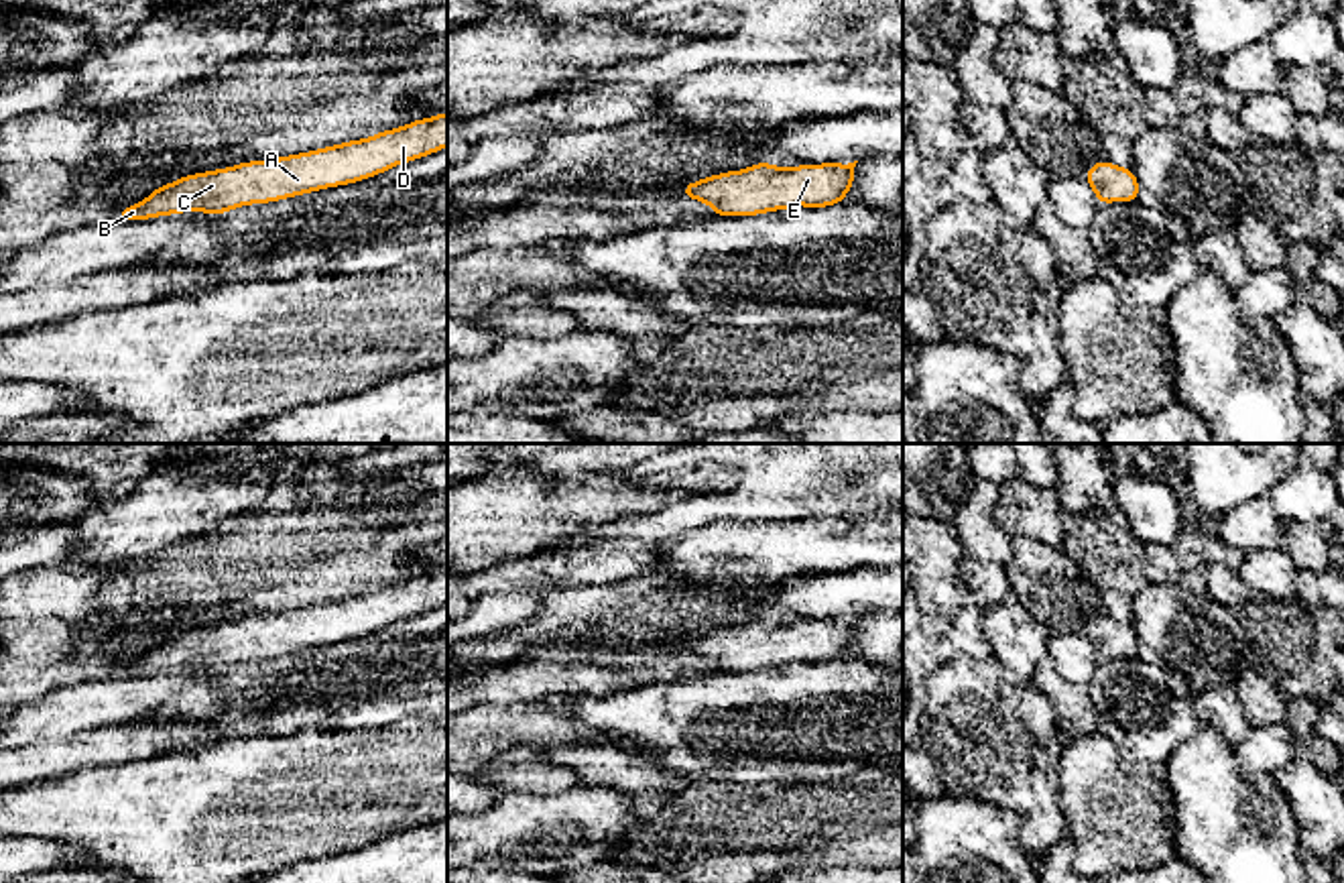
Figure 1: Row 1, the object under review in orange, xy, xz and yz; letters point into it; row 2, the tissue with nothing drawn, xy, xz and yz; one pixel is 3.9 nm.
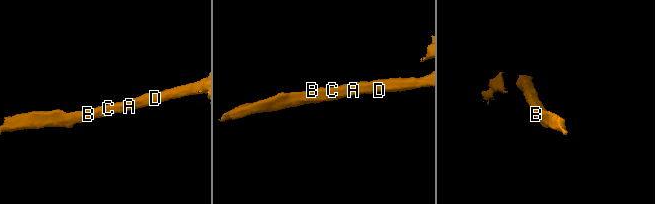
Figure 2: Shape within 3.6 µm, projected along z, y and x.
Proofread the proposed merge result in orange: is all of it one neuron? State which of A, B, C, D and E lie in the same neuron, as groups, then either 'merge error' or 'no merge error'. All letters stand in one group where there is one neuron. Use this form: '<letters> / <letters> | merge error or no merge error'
A B C D E | no merge error

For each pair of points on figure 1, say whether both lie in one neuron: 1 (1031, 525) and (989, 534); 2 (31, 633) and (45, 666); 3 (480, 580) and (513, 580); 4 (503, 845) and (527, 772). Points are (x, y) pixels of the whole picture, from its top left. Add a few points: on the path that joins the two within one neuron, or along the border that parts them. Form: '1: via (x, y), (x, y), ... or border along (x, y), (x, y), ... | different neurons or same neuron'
1: border along (999, 487), (995, 519), (1011, 538) | different neurons
2: via (33, 641), (33, 650), (41, 658) | same neuron
3: via (489, 580), (505, 580) | same neuron
4: border along (568, 788), (556, 794), (505, 794) | different neurons

